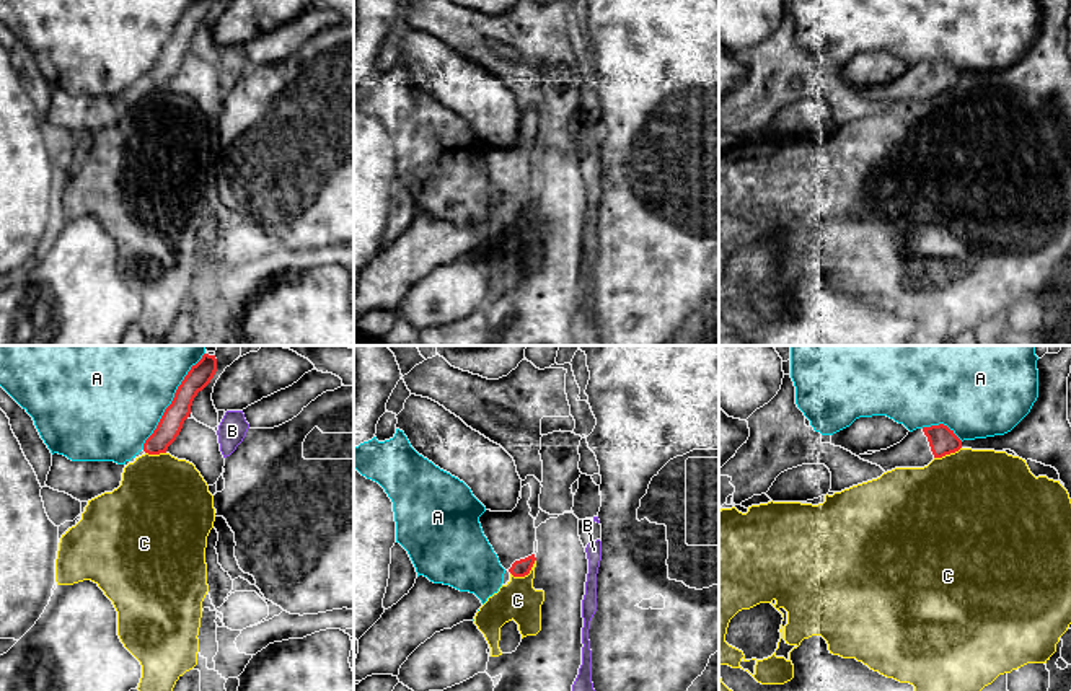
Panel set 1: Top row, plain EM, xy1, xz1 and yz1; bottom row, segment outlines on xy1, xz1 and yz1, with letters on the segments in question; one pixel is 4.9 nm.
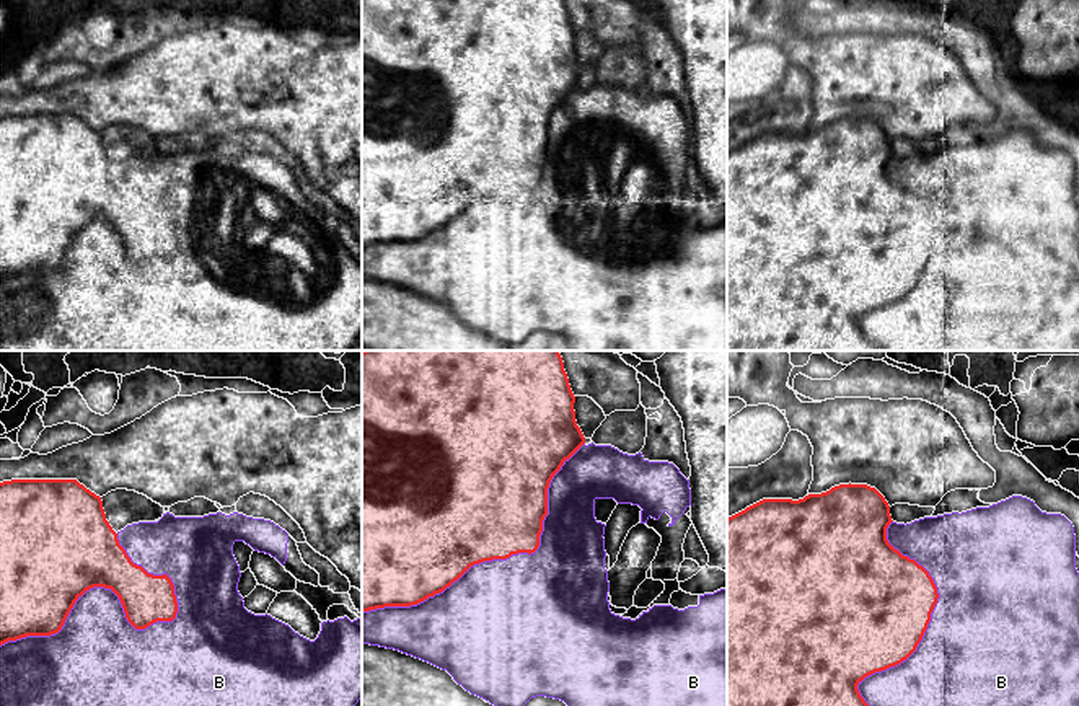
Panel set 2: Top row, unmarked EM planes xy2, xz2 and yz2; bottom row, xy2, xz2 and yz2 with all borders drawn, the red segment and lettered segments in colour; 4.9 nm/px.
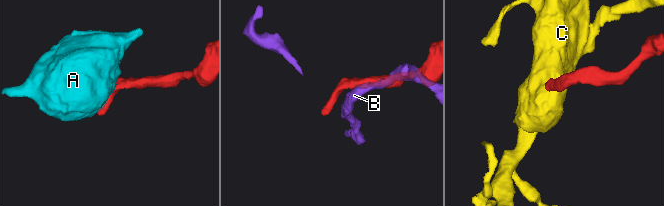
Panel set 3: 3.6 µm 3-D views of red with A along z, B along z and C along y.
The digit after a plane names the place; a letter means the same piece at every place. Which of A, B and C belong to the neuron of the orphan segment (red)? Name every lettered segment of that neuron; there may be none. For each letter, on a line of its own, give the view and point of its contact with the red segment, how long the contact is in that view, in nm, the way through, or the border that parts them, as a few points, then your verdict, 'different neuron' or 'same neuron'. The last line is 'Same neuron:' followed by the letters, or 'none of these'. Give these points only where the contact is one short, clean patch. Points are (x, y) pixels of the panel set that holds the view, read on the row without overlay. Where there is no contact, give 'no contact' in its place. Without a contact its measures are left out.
A: contact xy1 (167, 43); length 480 nm; different neuron
B: contact xy2 (103, 220); length 900 nm; different neuron
C: contact xz1 (525, 209); length 150 nm; border xz1 (535, 194), (527, 209), (511, 209); different neuron
Same neuron: none of these

